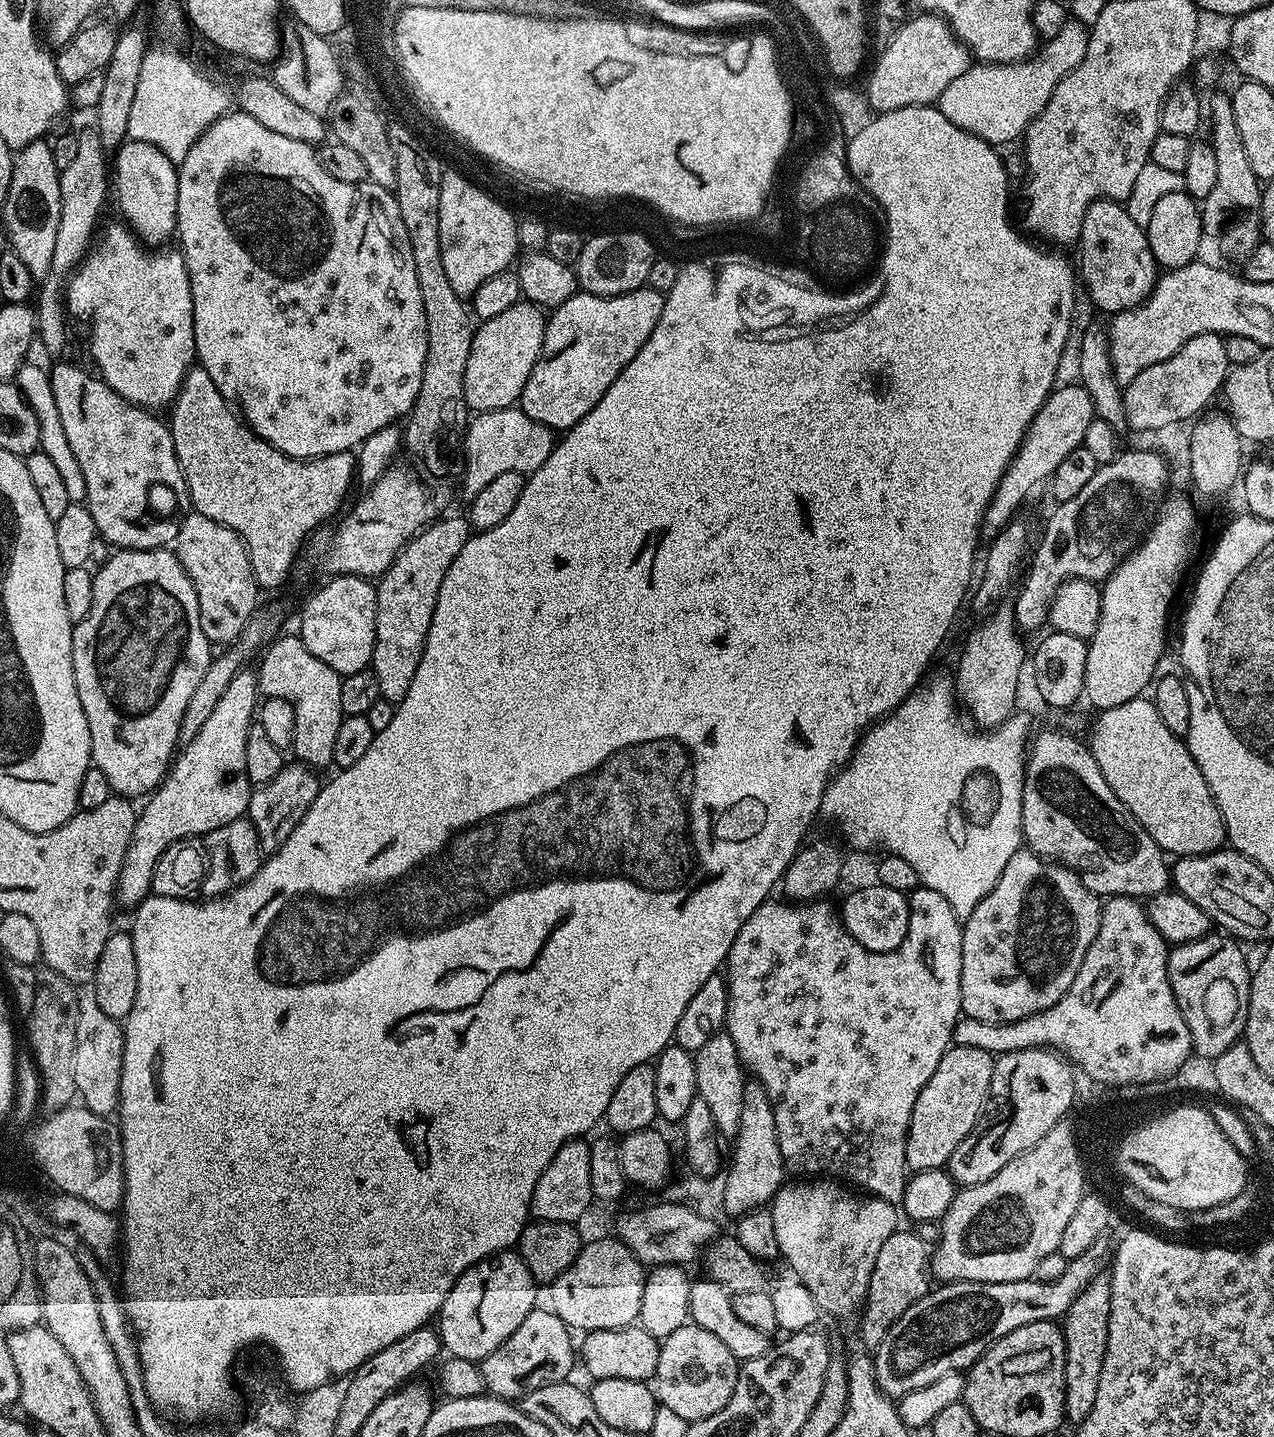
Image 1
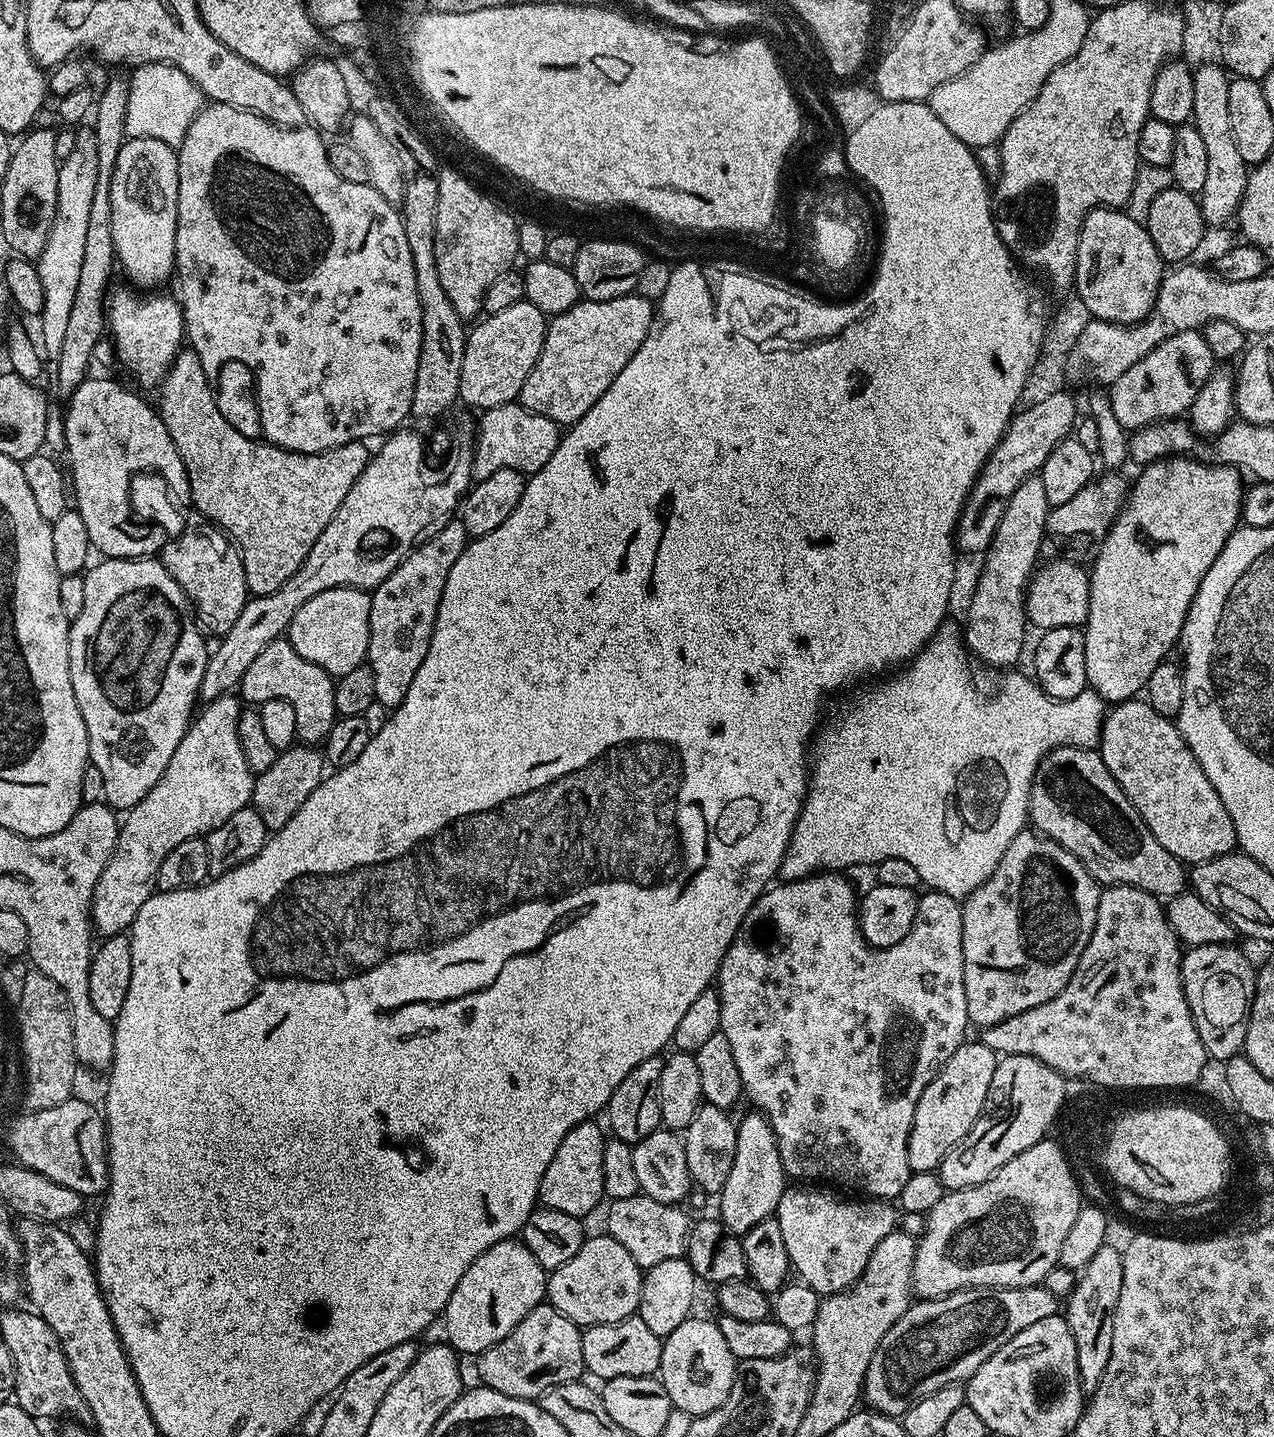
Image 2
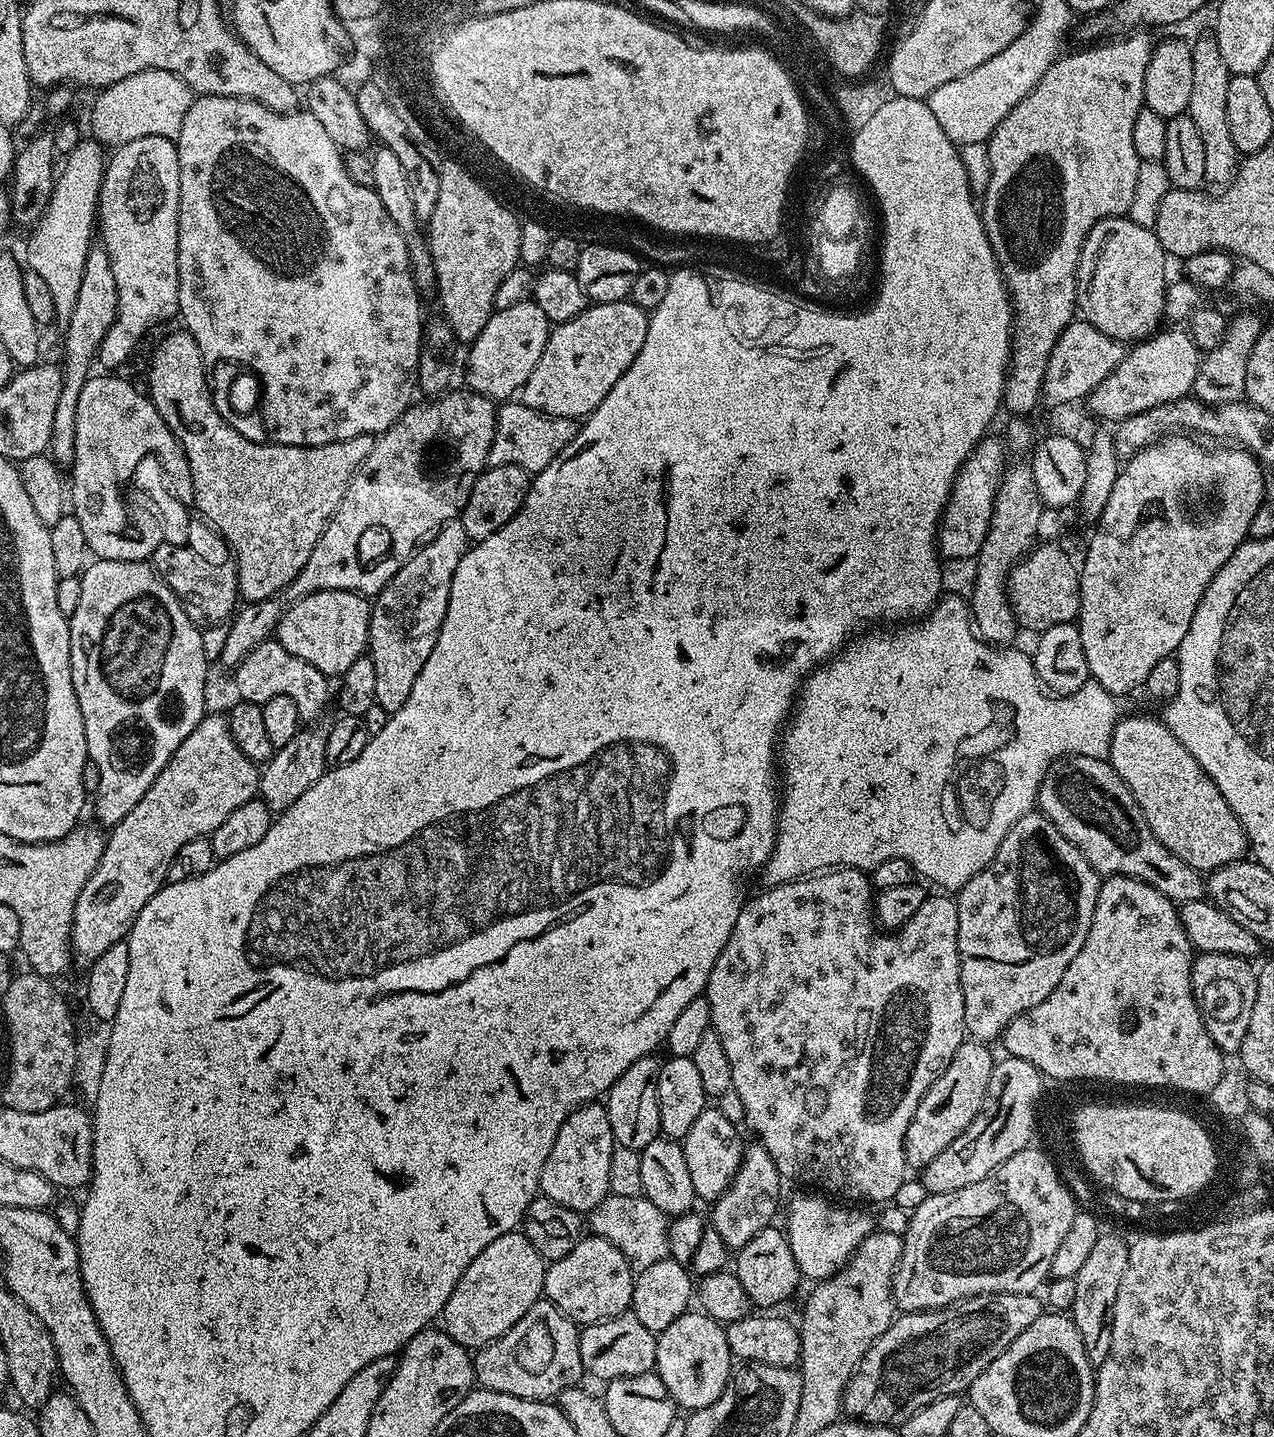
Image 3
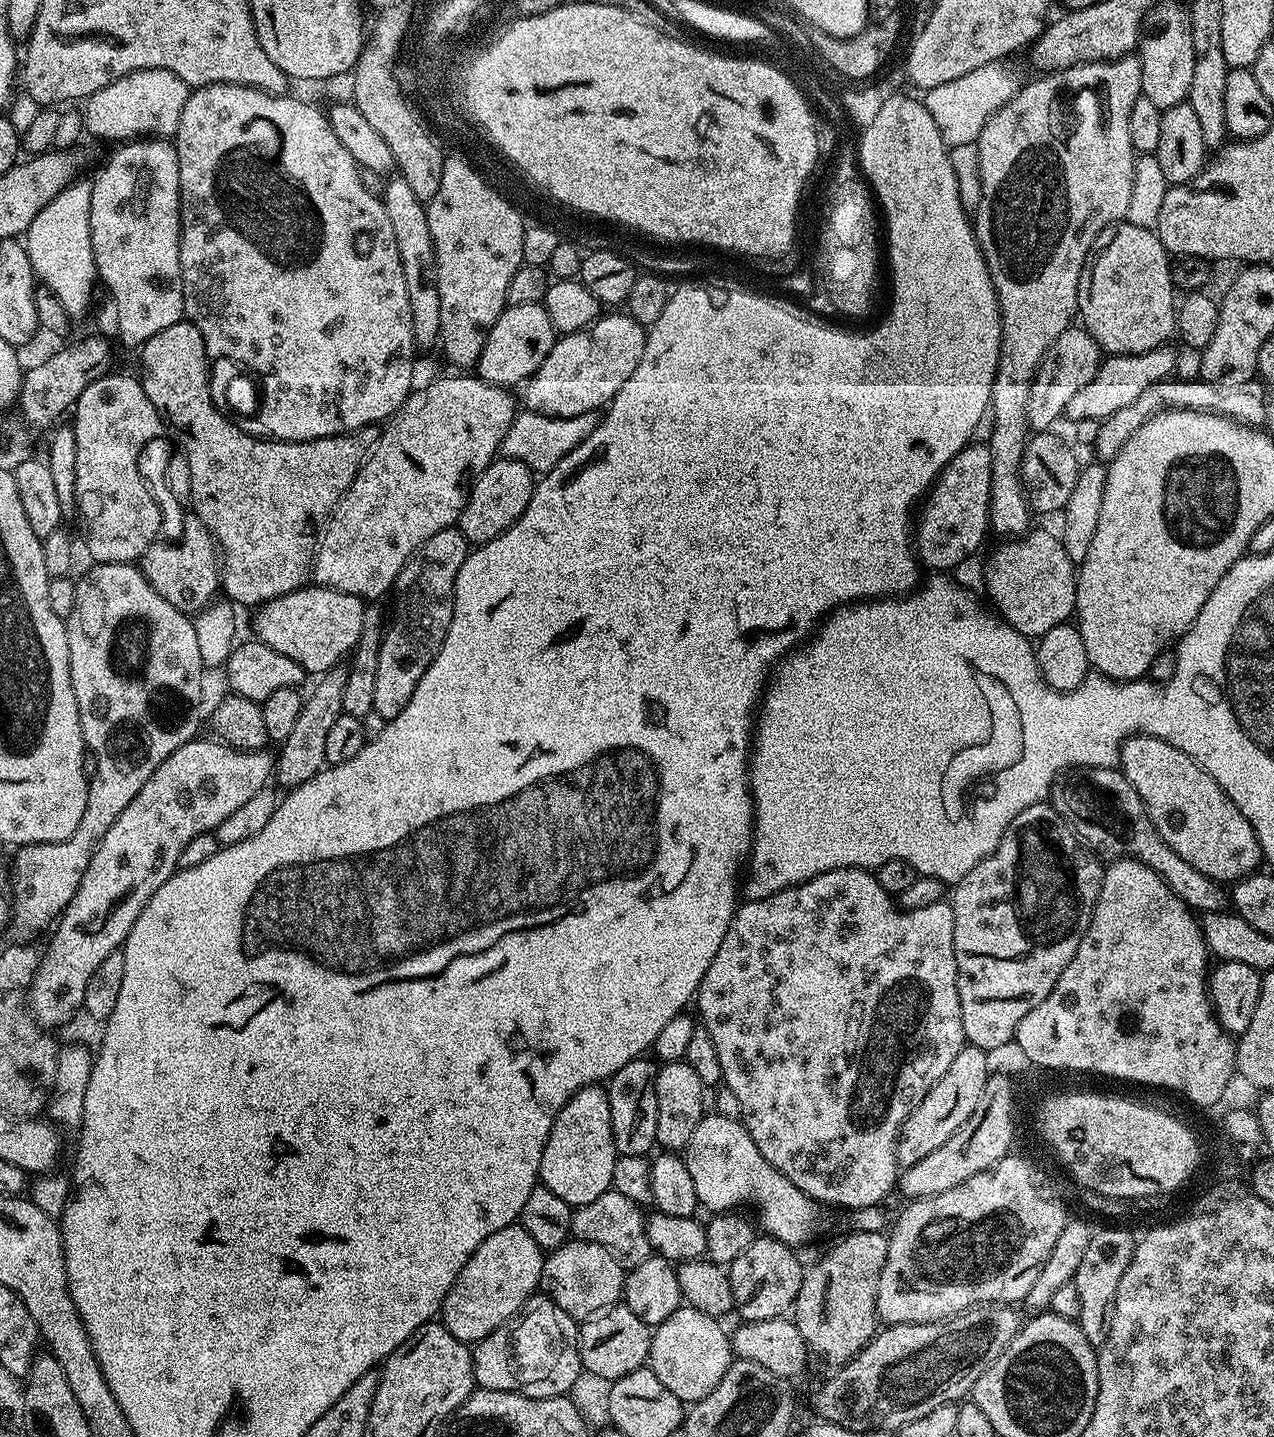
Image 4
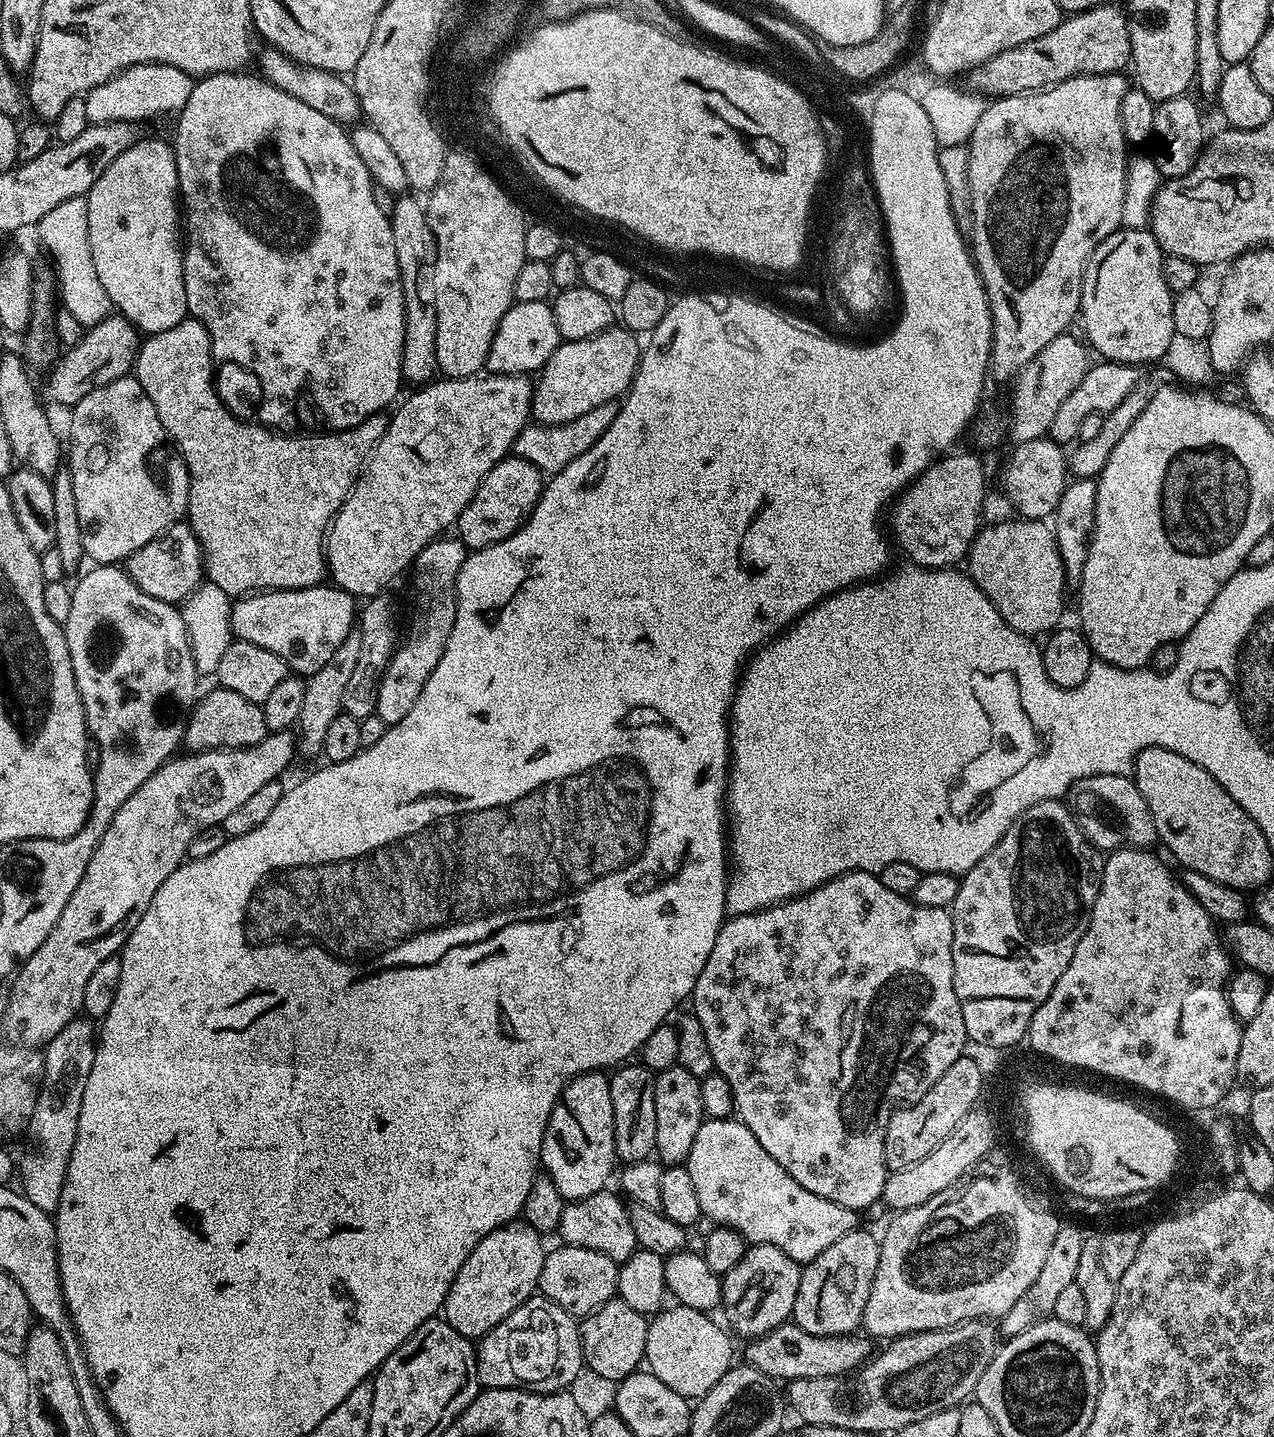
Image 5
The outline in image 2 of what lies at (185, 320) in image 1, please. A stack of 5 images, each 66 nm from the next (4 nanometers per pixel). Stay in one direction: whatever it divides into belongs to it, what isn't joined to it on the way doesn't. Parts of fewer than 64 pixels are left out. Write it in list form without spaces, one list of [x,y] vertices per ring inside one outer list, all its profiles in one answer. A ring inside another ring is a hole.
[[[139,291],[115,292],[107,305],[107,327],[114,341],[115,359],[121,360],[125,370],[133,372],[142,383],[159,385],[186,340],[180,301],[175,295],[148,294],[143,300]]]

